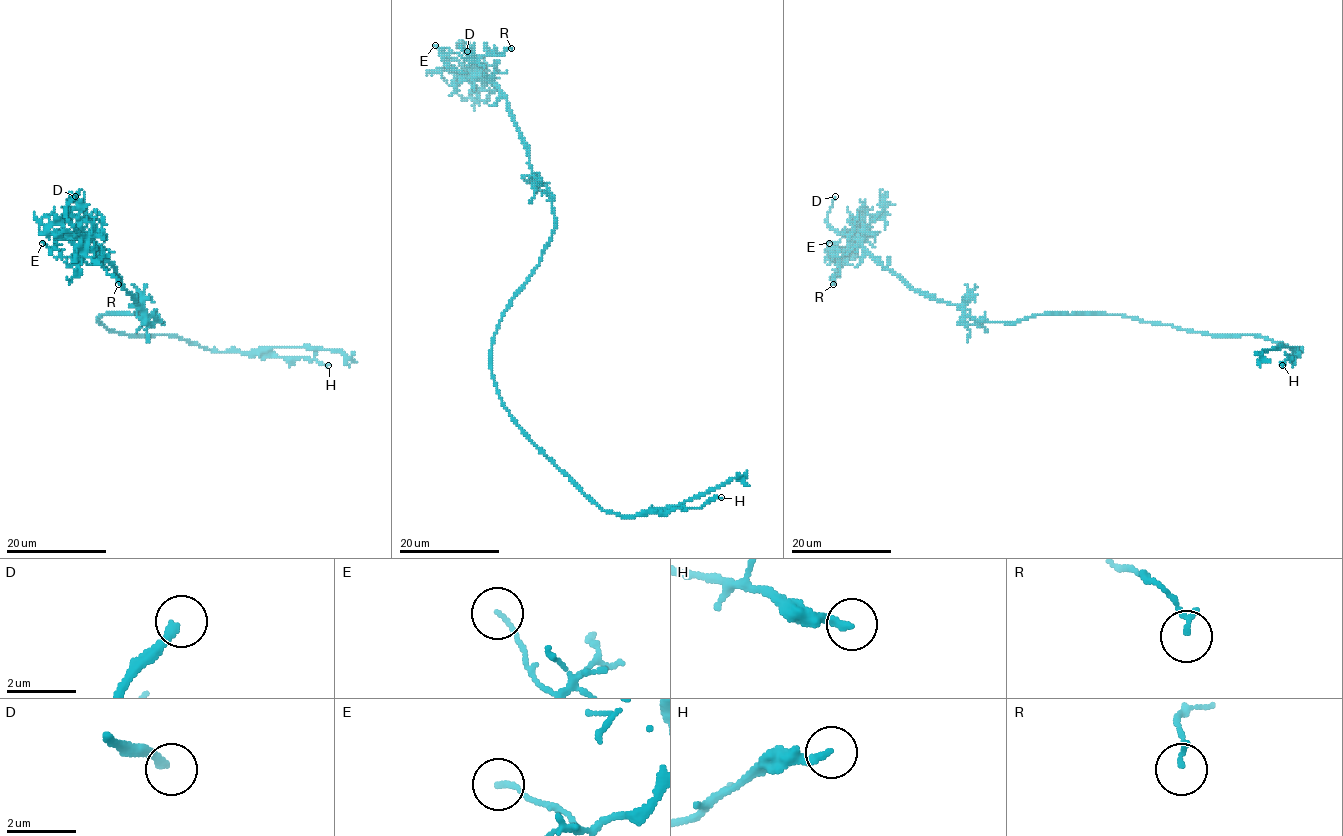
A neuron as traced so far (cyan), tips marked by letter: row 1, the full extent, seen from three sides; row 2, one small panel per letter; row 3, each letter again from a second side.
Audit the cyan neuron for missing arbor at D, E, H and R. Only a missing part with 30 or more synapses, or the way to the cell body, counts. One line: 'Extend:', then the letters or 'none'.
Extend: D

